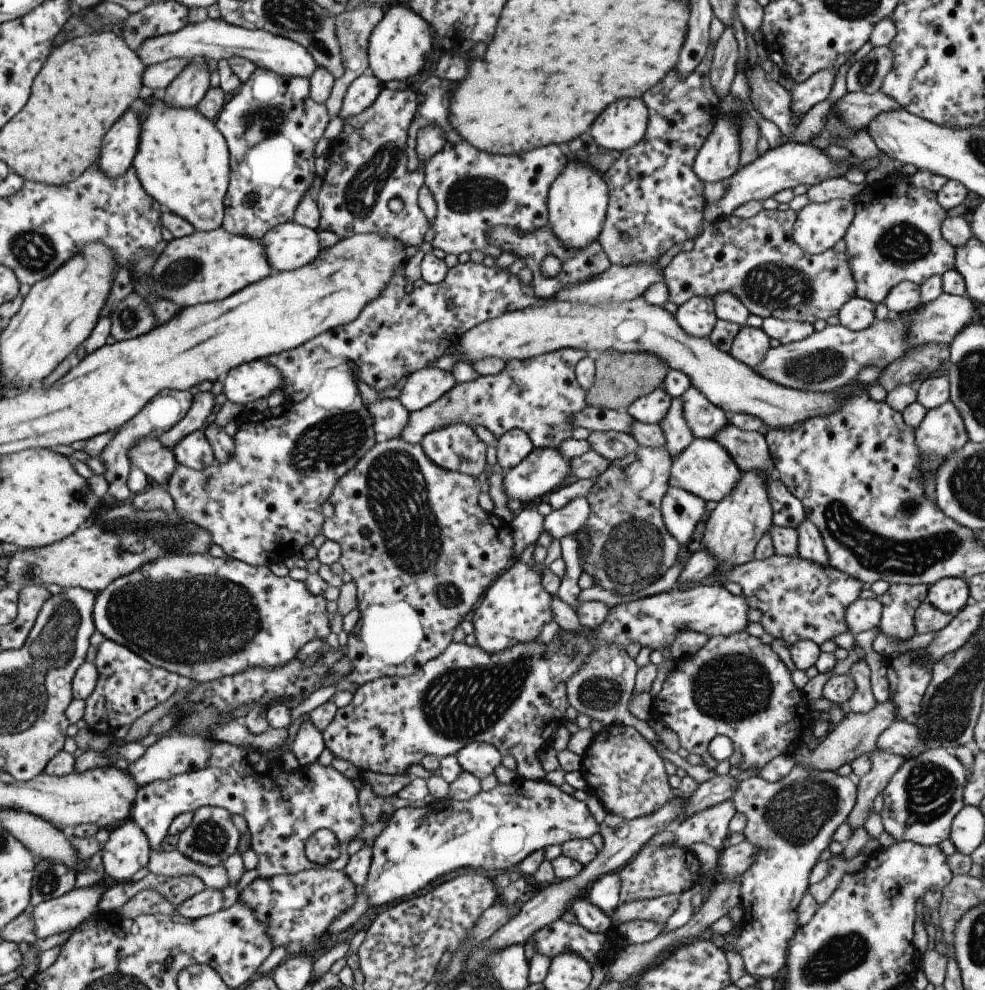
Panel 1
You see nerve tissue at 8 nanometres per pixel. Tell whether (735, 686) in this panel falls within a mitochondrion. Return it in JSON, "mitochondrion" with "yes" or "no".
{"mitochondrion":"yes"}

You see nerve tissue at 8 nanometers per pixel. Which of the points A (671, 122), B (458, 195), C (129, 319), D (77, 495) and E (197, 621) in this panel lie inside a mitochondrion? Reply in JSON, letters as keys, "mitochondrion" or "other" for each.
{"A":"other","B":"mitochondrion","C":"mitochondrion","D":"mitochondrion","E":"mitochondrion"}

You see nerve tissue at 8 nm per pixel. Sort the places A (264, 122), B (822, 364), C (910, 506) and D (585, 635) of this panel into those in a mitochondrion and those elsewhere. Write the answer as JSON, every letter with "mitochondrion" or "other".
{"A":"mitochondrion","B":"mitochondrion","C":"mitochondrion","D":"other"}

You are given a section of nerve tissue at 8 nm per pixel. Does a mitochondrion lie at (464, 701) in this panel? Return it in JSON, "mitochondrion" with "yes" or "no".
{"mitochondrion":"yes"}

